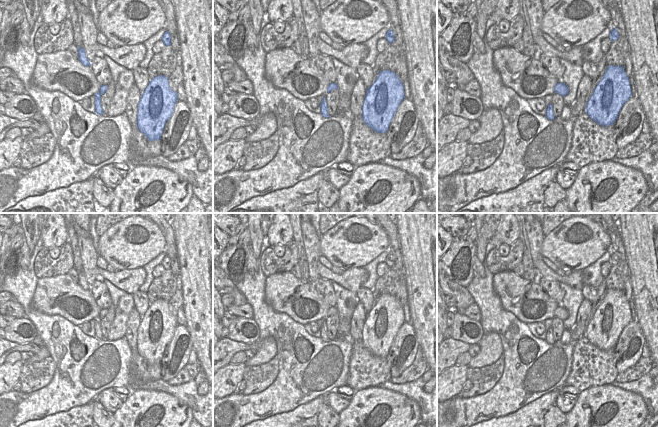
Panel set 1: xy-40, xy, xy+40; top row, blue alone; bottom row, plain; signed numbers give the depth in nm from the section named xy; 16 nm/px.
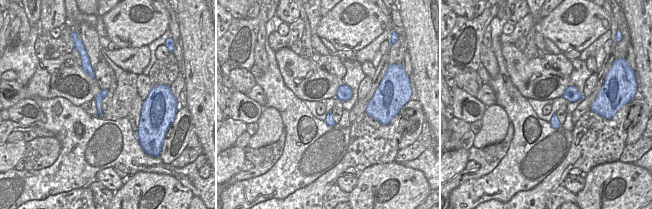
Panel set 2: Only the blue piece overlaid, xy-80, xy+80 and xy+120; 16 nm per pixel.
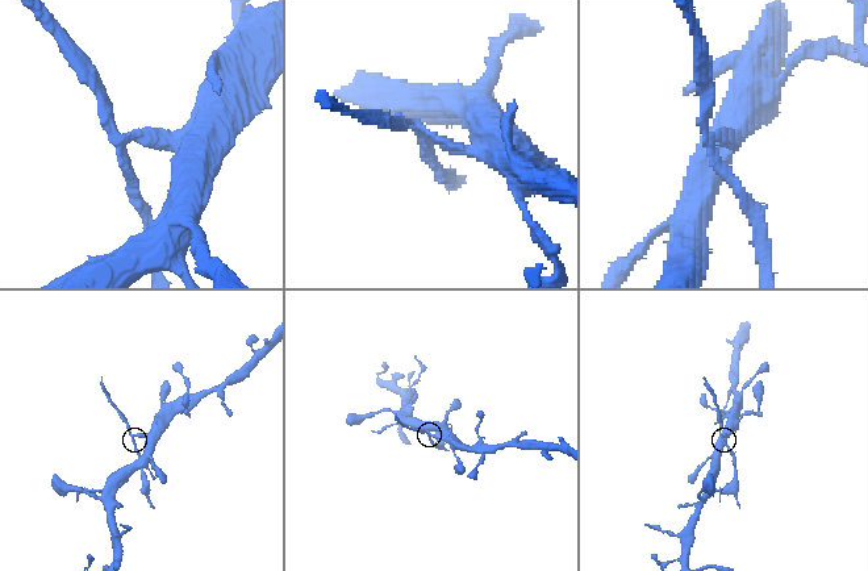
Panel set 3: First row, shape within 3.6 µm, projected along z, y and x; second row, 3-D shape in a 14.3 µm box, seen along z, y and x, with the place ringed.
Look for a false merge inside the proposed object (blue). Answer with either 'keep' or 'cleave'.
cleave

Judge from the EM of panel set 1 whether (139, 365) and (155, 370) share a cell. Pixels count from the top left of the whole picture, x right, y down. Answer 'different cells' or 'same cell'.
same cell

